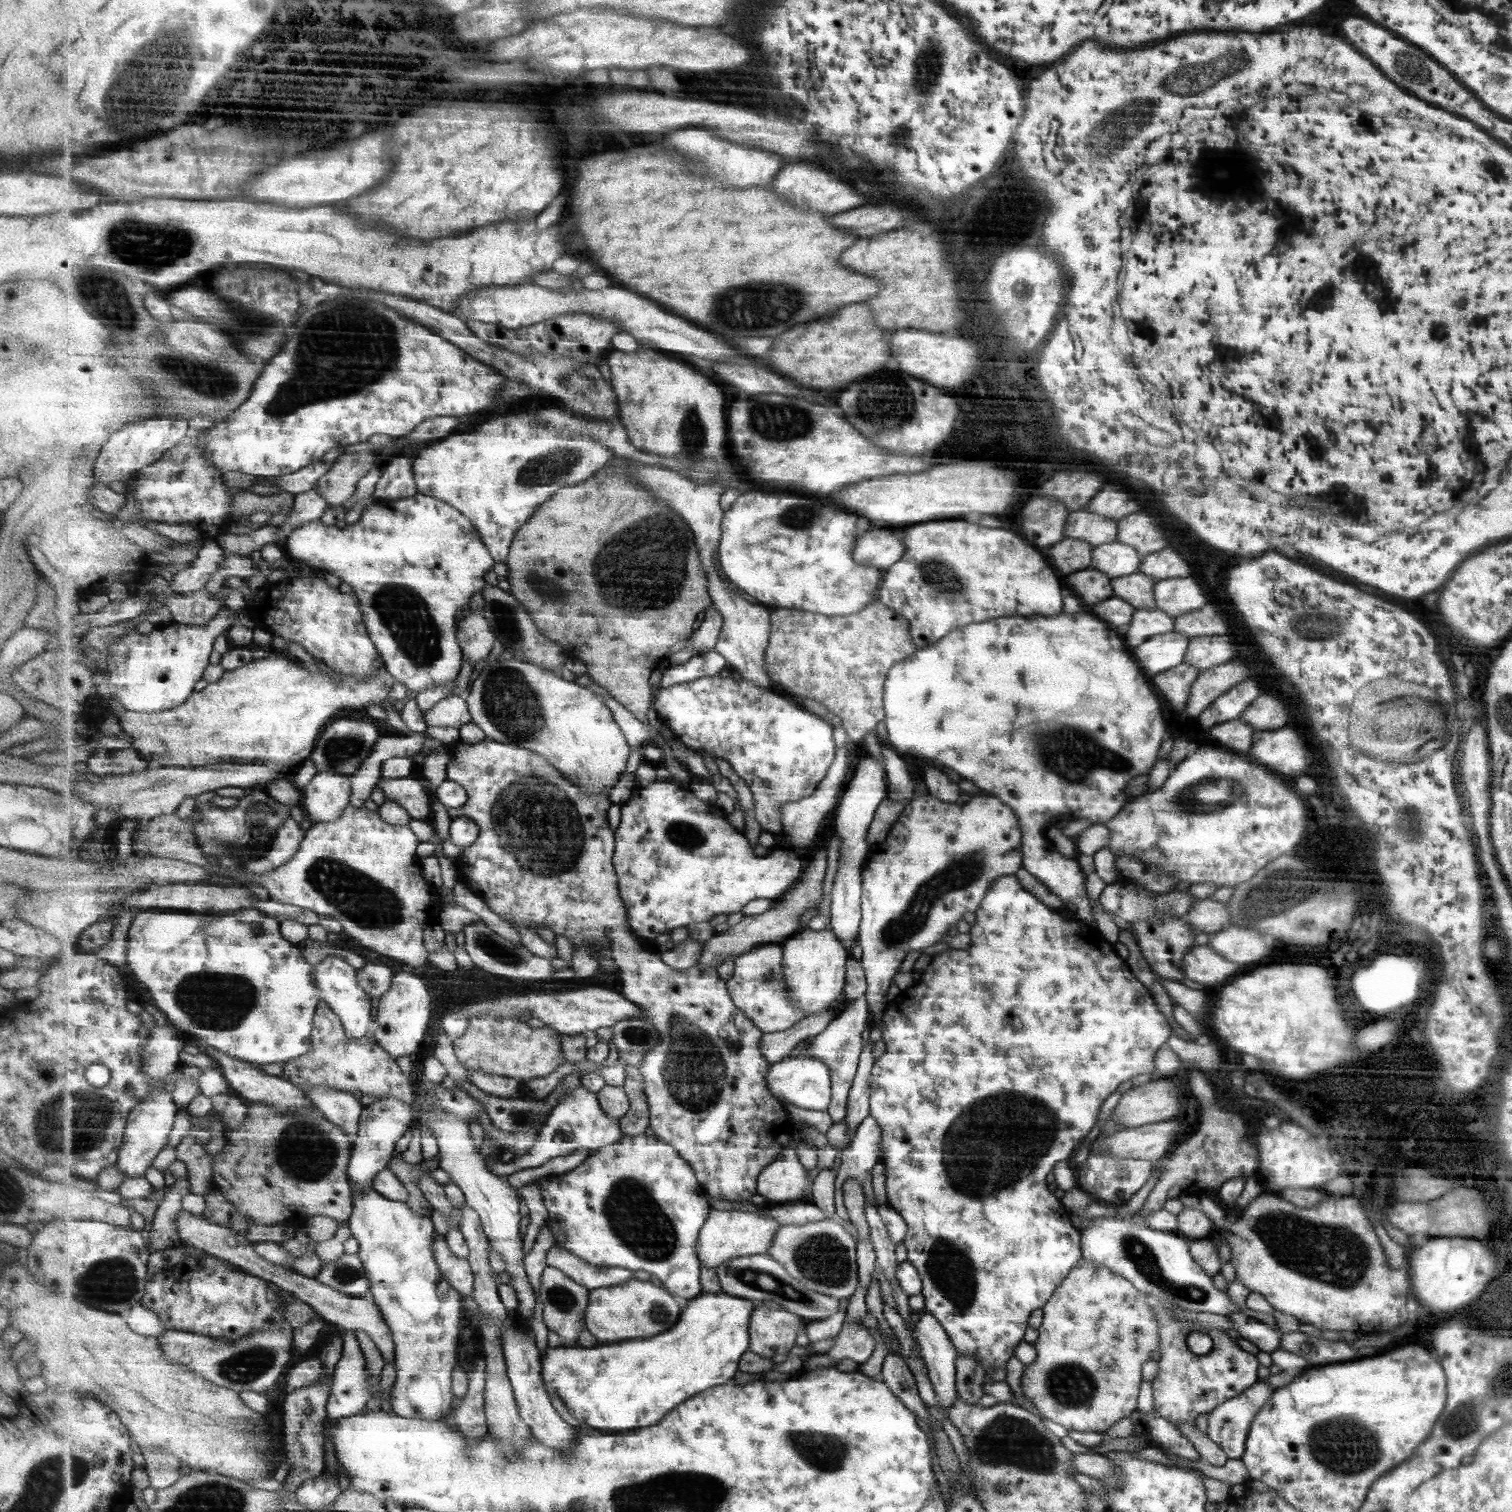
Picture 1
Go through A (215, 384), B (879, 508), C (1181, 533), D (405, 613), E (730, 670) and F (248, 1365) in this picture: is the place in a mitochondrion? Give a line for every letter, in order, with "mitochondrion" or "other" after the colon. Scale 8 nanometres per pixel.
A: mitochondrion
B: other
C: other
D: mitochondrion
E: other
F: mitochondrion

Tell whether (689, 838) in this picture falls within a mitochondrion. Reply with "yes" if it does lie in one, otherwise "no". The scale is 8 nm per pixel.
yes

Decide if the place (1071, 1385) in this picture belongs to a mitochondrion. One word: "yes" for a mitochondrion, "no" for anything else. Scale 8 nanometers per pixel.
yes

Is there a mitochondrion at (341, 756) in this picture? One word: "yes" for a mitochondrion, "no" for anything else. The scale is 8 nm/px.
yes

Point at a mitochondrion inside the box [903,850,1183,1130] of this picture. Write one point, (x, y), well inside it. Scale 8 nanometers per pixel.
(1038, 1107)

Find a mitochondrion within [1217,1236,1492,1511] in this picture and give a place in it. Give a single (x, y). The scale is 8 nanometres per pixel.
(1346, 1447)

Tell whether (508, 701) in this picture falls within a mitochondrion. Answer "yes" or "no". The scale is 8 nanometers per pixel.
yes

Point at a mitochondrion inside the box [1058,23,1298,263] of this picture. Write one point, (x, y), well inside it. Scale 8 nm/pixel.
(1187, 82)

